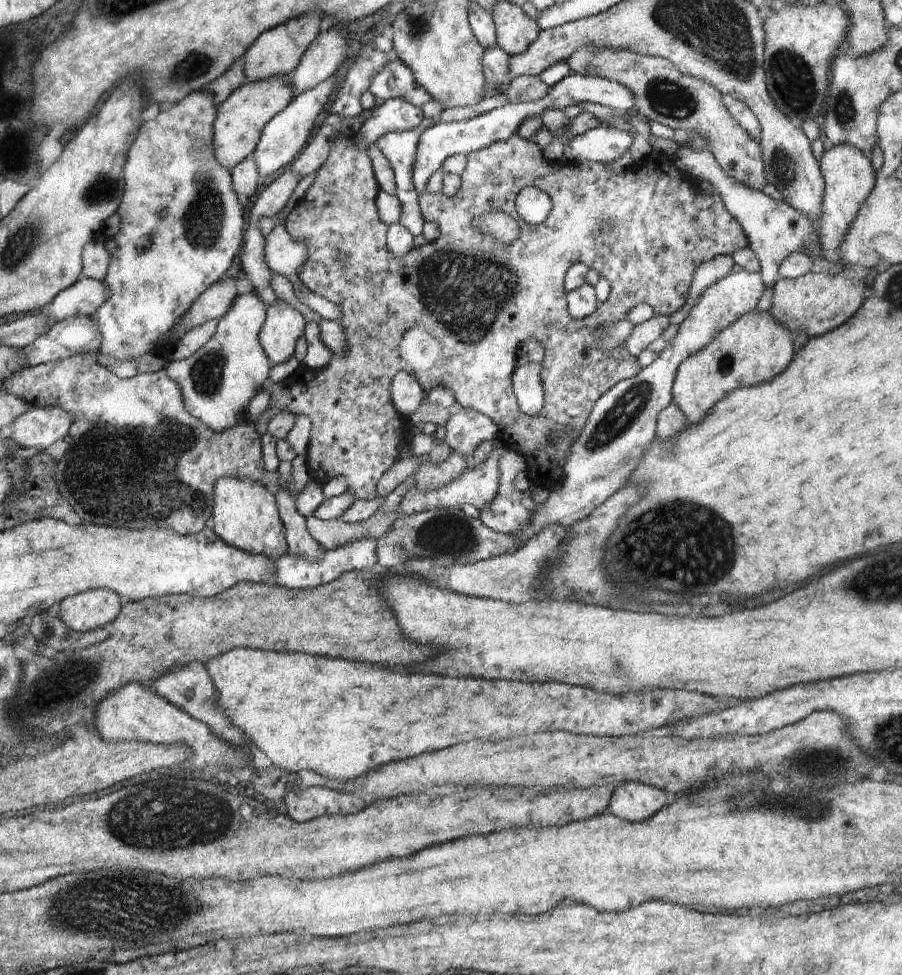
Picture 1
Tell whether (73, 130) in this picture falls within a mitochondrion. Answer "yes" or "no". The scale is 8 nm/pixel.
no

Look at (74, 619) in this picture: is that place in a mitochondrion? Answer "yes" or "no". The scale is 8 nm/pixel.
no

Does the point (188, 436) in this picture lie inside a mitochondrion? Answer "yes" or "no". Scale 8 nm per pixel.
yes

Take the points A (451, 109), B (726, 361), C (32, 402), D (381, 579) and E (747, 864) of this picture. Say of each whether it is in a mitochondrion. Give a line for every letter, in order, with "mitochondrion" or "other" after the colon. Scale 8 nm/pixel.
A: other
B: mitochondrion
C: other
D: other
E: other

